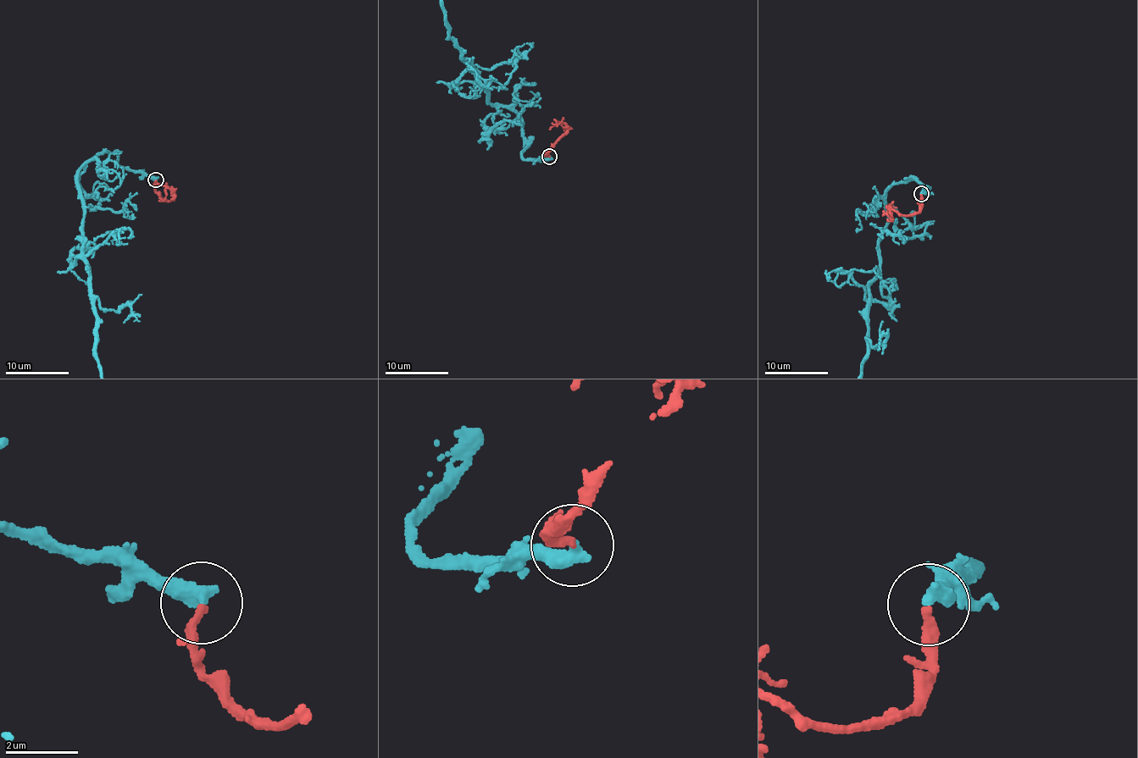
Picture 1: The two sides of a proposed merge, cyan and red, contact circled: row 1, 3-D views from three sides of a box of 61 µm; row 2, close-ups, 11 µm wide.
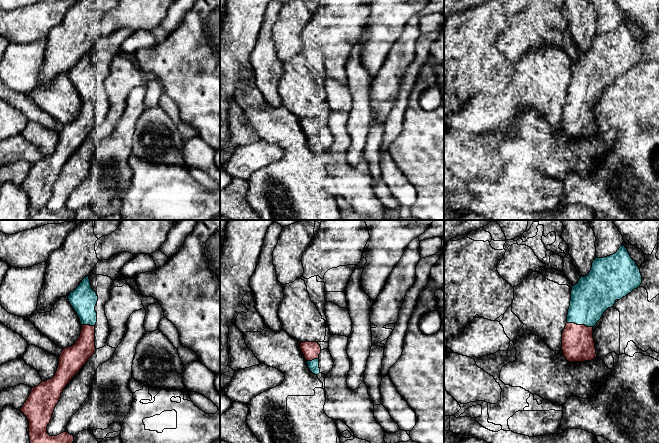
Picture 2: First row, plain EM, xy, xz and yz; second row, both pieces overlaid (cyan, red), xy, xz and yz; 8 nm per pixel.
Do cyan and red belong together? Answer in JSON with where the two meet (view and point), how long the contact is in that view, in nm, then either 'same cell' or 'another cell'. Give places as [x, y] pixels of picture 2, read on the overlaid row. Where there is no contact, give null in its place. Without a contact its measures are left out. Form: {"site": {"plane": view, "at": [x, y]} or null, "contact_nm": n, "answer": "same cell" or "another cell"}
{"site": {"plane": "yz", "at": [580, 324]}, "contact_nm": 220, "answer": "same cell"}

